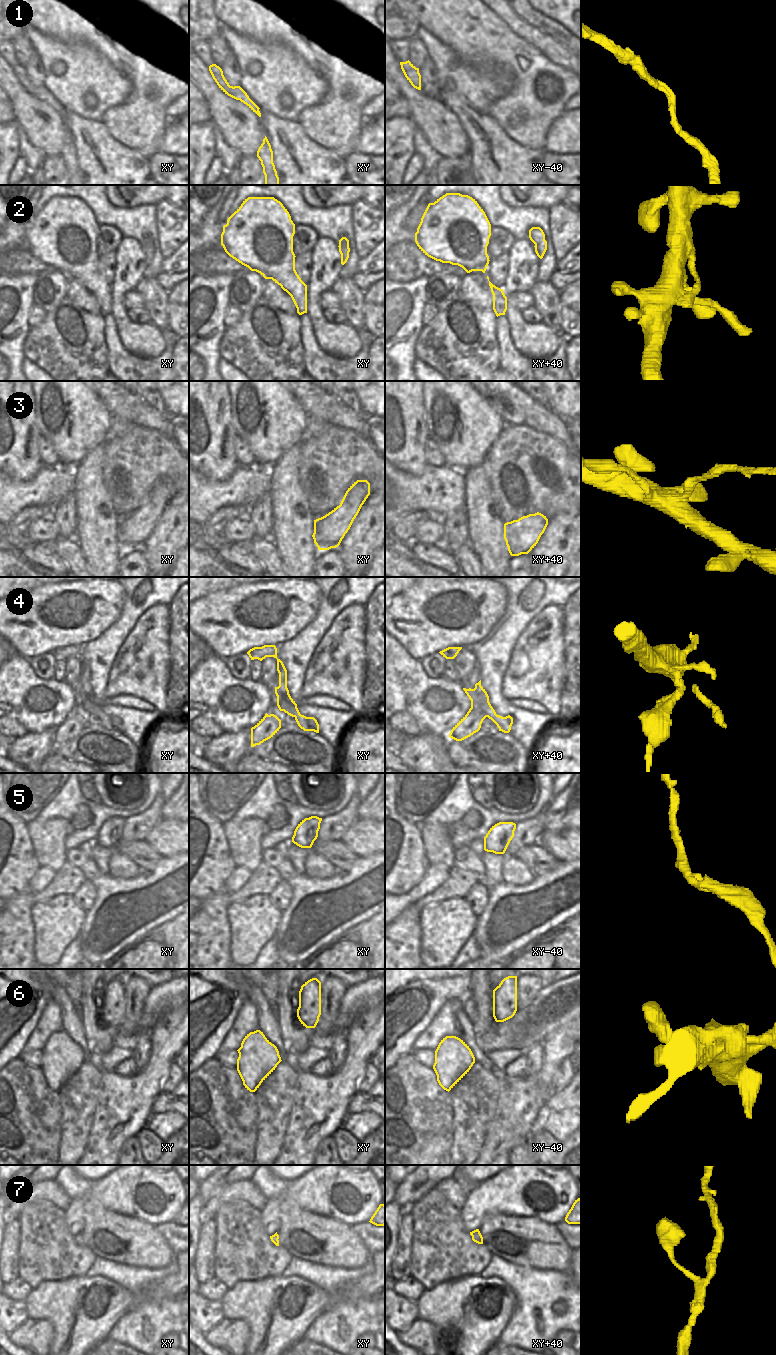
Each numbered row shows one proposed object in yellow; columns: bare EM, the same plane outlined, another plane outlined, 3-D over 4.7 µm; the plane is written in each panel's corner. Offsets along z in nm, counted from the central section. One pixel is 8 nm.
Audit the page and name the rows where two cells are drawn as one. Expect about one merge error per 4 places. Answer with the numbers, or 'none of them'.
3, 4

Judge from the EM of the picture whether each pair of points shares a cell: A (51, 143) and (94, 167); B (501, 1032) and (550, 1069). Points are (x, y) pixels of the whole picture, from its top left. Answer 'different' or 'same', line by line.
A: different
B: different

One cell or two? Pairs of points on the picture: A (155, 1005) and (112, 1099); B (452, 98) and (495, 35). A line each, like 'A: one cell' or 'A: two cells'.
A: two cells
B: two cells

